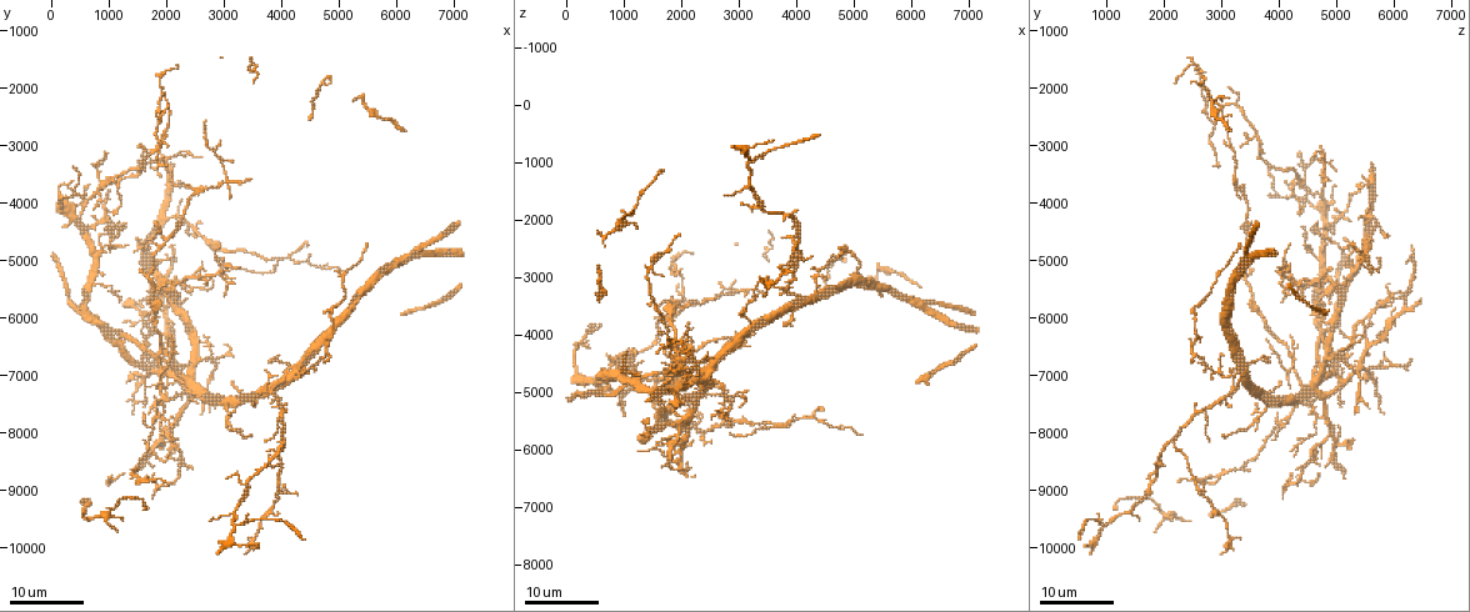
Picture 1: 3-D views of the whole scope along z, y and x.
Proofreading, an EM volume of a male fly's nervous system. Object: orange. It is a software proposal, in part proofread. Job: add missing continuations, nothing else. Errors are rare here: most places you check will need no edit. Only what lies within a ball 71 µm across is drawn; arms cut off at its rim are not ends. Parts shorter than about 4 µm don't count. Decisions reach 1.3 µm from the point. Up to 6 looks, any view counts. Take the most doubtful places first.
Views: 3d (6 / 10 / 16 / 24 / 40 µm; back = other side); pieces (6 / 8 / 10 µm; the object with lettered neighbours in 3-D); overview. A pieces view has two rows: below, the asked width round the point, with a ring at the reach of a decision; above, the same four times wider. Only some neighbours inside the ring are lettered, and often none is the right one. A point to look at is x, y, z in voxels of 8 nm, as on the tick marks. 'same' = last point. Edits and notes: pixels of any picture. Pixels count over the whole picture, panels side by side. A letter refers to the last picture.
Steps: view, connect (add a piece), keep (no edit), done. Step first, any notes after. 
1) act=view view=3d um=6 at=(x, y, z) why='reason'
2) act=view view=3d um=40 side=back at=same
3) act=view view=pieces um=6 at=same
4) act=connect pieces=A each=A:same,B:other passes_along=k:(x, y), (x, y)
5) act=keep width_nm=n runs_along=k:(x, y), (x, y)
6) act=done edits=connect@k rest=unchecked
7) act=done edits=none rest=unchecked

act=view view=3d um=24 at=(1600, 5150, 3550) why='an open end'

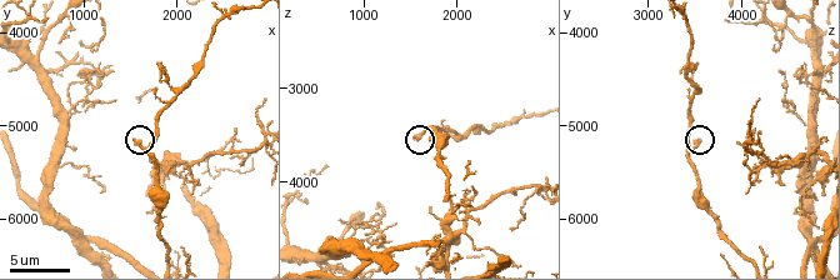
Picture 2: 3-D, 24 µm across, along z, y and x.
act=view view=pieces um=8 at=(1550, 5150, 3550)

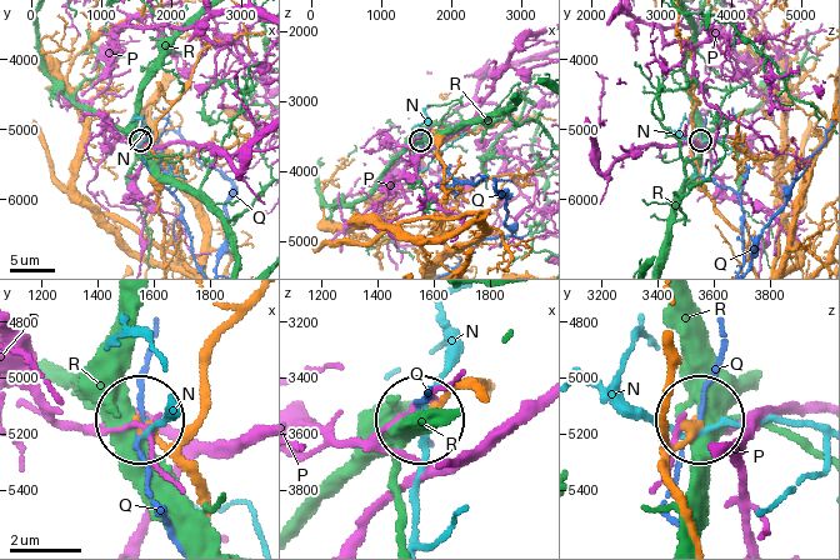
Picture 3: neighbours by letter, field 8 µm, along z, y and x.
act=keep width_nm=290 each=N:other,P:other,Q:other,R:other runs_along=3:(163, 258), (156, 159), (139, 140) found='no lettered piece goes on from it'

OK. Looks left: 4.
act=view view=pieces um=10 at=(1100, 4200, 4400) why='free end'

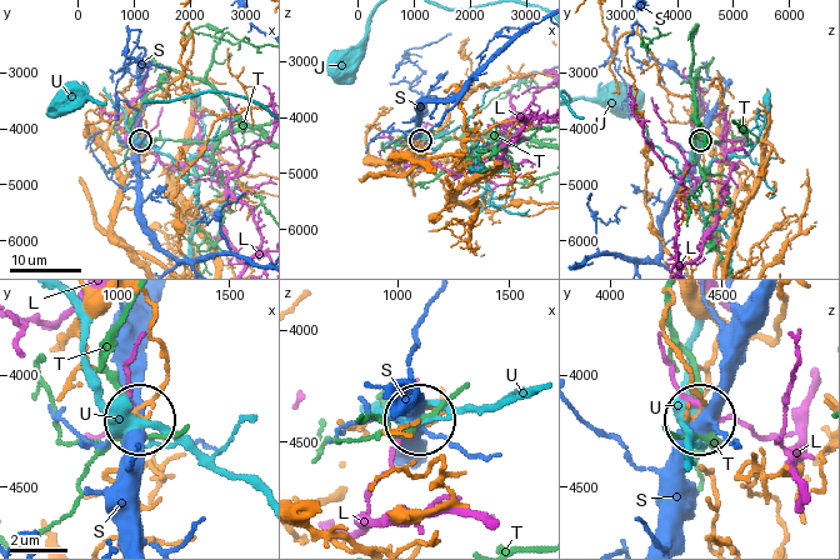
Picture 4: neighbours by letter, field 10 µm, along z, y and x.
act=keep each=L:other,S:other,T:other,U:other found='none of them fits'

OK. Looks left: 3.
act=view view=3d um=16 at=(3800, 6700, 3800) why='branch stops here'

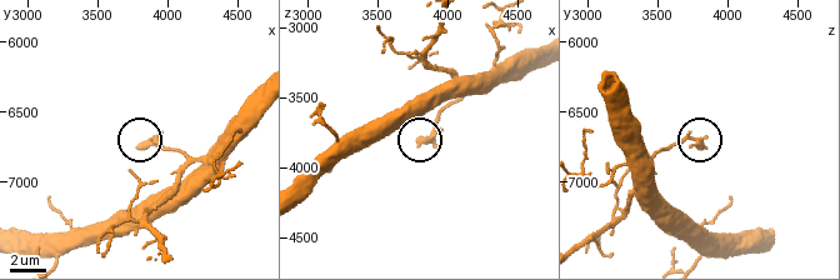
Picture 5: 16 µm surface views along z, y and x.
act=view view=pieces um=10 at=(3800, 6760, 3820)

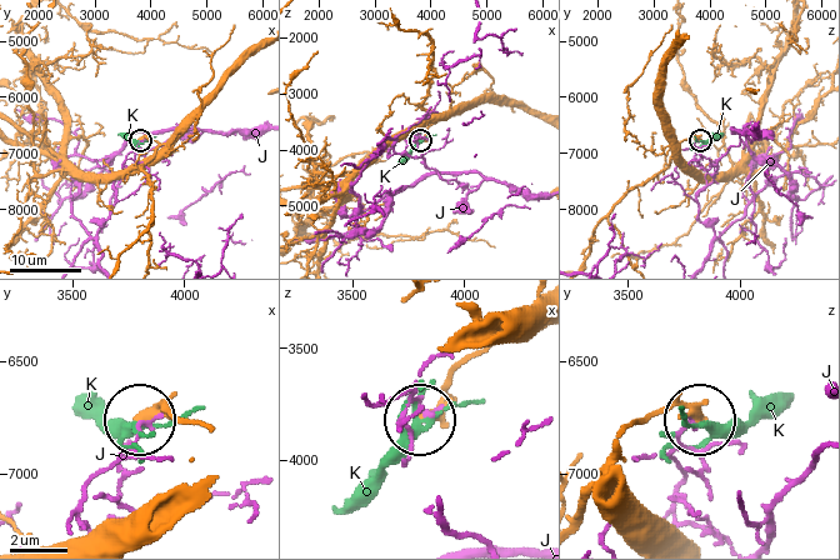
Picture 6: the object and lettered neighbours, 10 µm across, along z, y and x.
act=keep each=J:other,K:other runs_along=6:(199, 426), (163, 404), (144, 414) found='no lettered piece goes on from it'

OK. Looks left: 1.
act=done edits=none rest=unchecked

